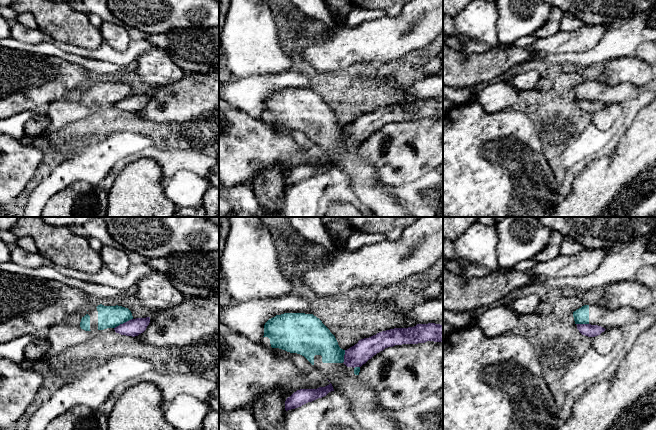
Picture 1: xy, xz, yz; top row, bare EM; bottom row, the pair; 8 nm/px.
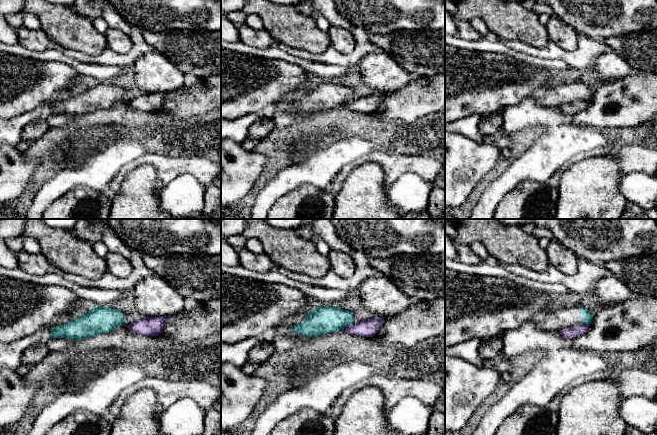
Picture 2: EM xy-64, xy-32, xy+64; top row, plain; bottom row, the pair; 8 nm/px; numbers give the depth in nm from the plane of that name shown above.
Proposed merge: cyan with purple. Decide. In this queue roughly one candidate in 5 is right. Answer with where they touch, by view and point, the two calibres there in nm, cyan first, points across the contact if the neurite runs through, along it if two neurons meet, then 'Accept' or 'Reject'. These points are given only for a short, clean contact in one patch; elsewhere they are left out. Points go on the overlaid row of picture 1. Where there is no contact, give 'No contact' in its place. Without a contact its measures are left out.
Touches cyan at xy (123, 322). Thickness 180 nm (cyan) against 140 nm. Boundary: xy (132, 318), (114, 328). Reject

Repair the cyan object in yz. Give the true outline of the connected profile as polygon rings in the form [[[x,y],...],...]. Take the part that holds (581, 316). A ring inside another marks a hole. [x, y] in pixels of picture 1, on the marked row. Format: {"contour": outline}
{"contour": [[[601,304],[584,305],[573,312],[575,324],[598,325],[605,329],[622,327],[626,323],[634,323],[639,318],[639,312],[630,307],[609,309]]]}

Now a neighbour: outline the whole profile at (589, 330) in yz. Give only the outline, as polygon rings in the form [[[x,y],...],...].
[[[576,324],[576,325],[579,332],[582,335],[585,335],[588,337],[598,336],[606,330],[605,328],[598,325],[591,325],[591,324]]]

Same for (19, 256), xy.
[[[13,245],[10,247],[11,261],[27,268],[36,268],[44,264],[44,257],[39,253],[30,253],[20,246]]]

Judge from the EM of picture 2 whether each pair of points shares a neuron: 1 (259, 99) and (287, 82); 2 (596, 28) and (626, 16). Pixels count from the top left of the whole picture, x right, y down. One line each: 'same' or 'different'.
1: same
2: same

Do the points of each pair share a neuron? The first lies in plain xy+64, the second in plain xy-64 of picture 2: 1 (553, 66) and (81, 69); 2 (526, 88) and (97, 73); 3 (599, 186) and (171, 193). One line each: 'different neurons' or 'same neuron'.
1: same neuron
2: different neurons
3: different neurons

